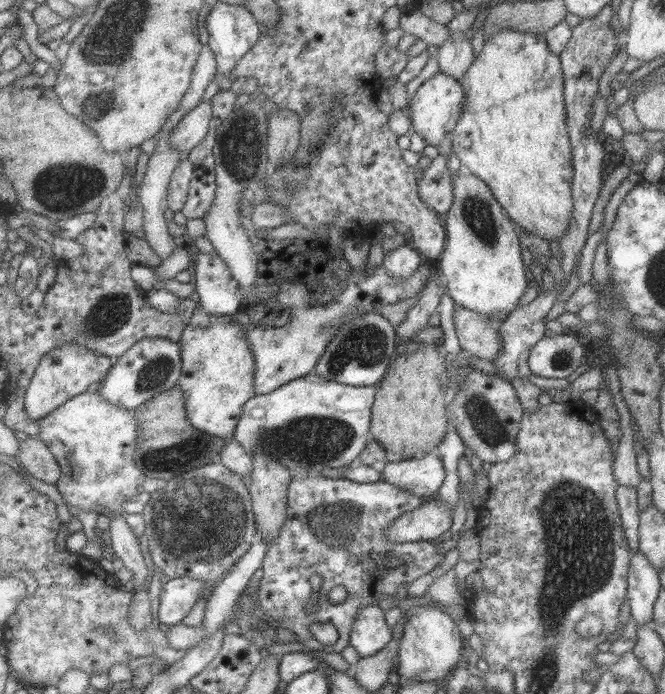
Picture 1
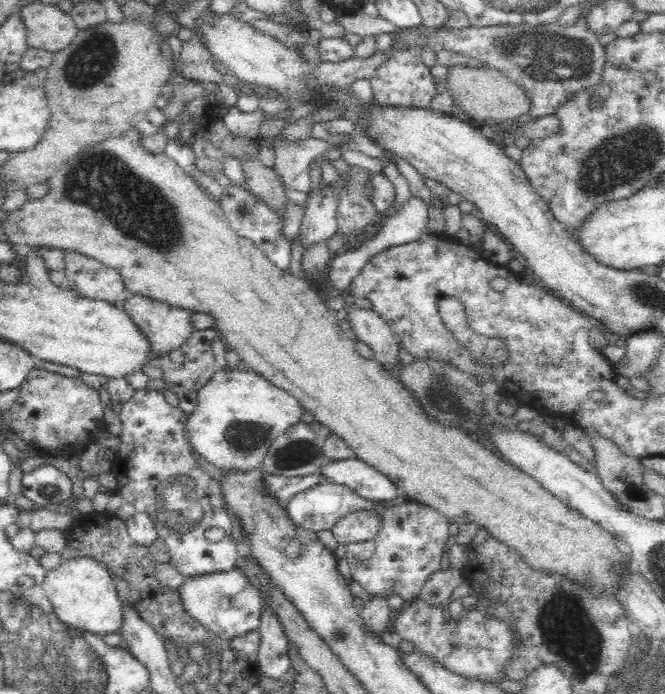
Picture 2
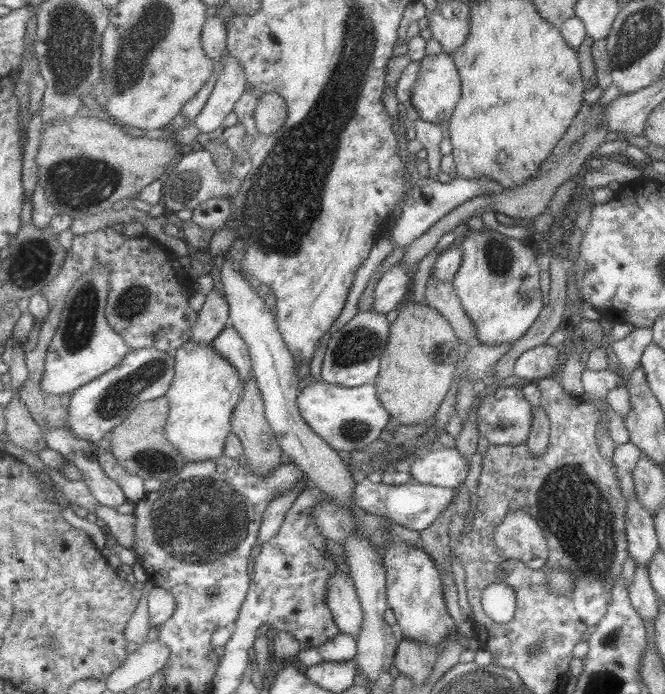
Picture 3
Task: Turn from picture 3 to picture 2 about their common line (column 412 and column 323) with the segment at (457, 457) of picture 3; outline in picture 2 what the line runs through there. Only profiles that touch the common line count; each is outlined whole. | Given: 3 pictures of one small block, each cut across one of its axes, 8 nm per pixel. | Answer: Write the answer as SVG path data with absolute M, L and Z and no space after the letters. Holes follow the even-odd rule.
M353 456L344 460L328 460L320 464L322 481L344 485L362 498L381 503L397 502L403 493L385 474Z

